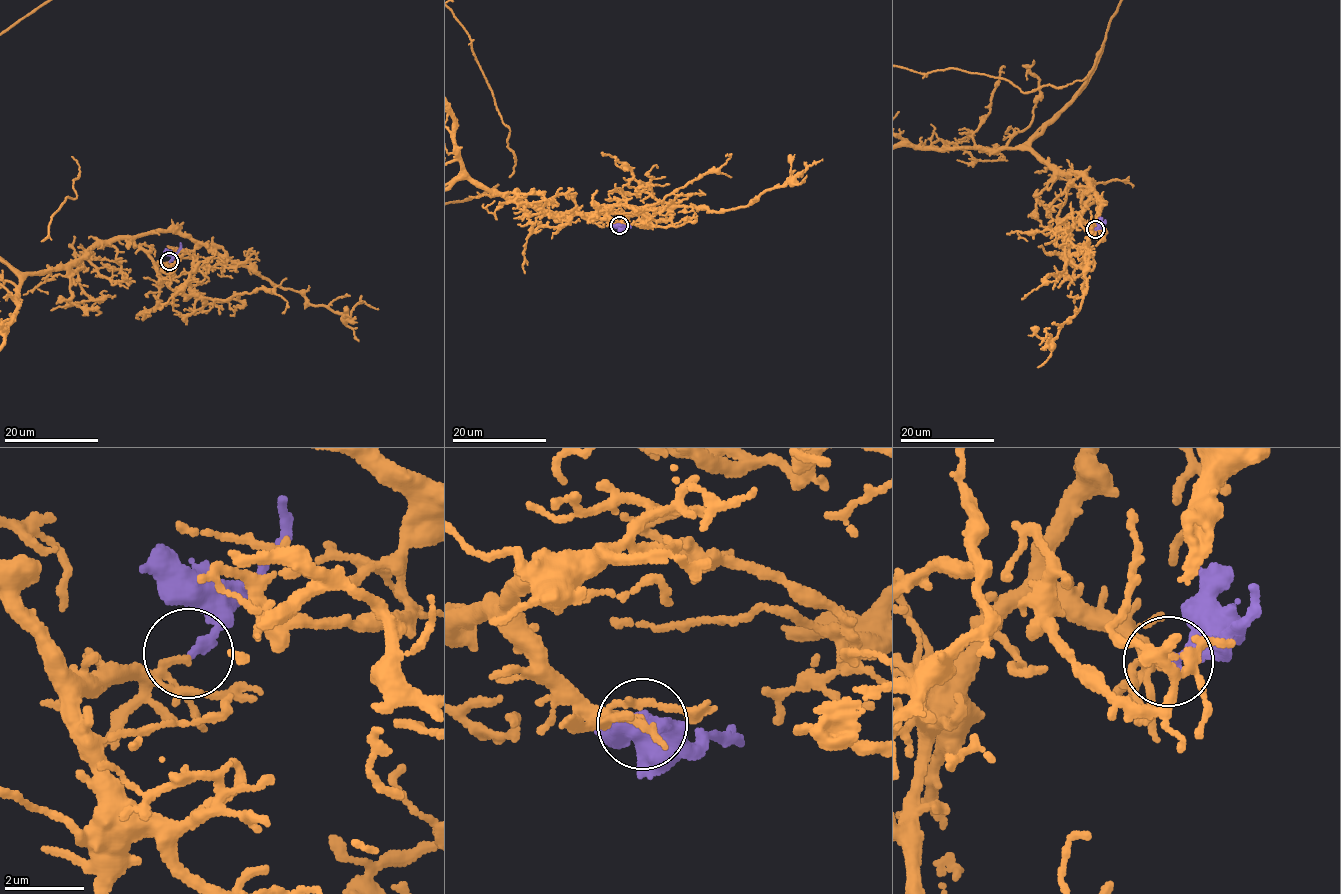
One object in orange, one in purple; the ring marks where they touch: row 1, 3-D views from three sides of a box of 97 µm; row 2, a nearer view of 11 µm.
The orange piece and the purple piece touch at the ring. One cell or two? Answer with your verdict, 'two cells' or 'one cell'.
two cells

